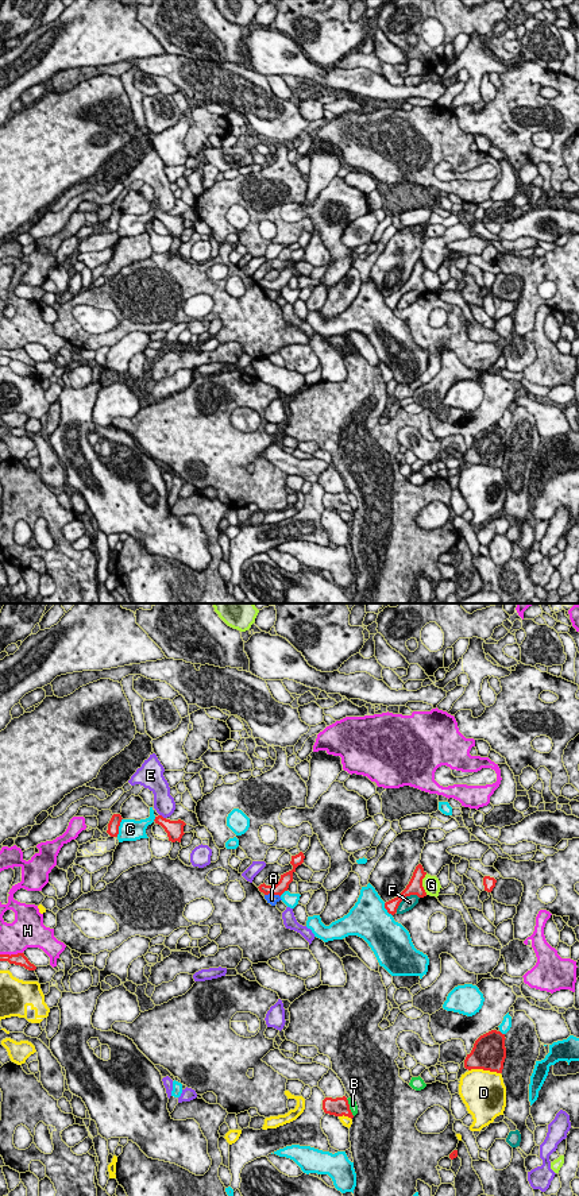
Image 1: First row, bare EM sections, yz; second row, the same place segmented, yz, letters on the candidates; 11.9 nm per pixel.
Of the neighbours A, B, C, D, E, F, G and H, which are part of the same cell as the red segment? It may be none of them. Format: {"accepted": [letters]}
{"accepted": []}

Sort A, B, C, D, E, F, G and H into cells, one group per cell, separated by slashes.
A / B E / C / D / F / G / H

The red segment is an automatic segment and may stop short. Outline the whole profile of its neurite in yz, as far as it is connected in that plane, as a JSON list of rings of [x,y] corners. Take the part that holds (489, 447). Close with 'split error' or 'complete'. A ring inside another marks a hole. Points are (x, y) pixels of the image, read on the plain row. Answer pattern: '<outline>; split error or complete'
[[[491,425],[480,431],[464,455],[464,463],[502,468],[506,454],[505,429]]]; complete

